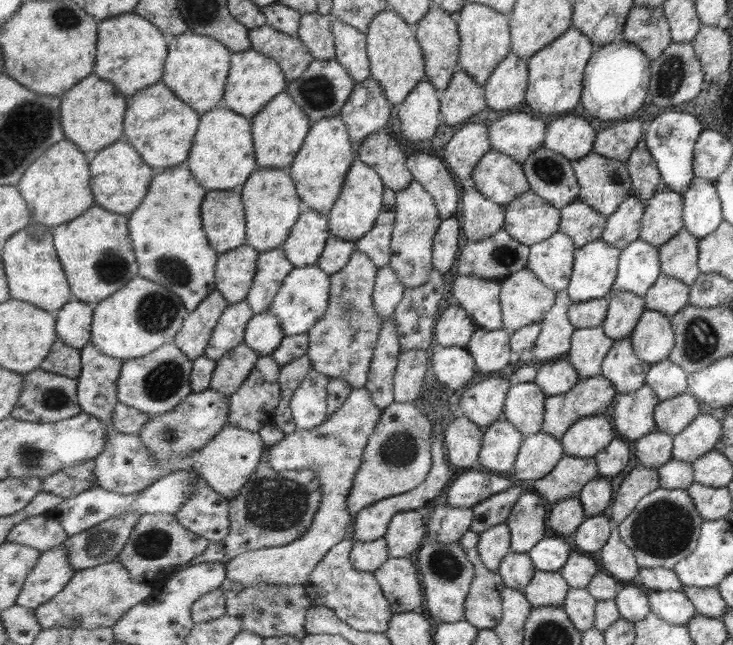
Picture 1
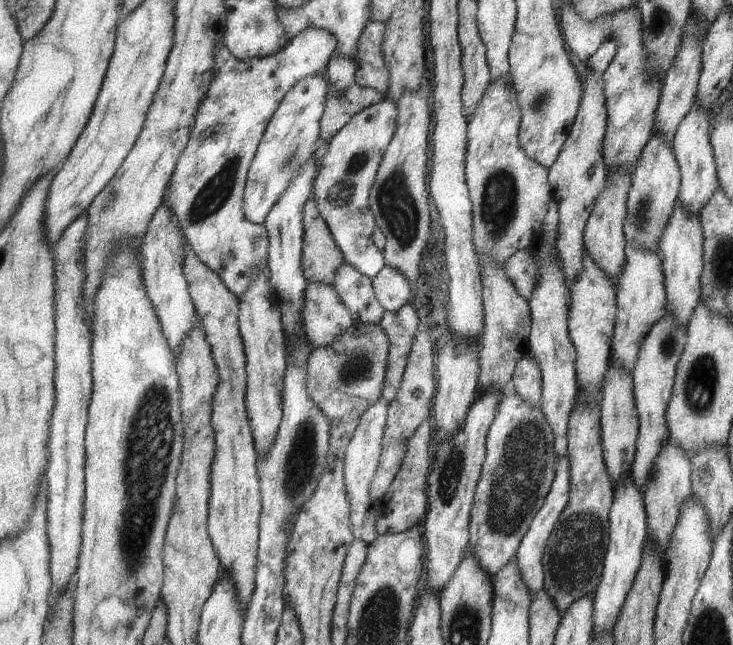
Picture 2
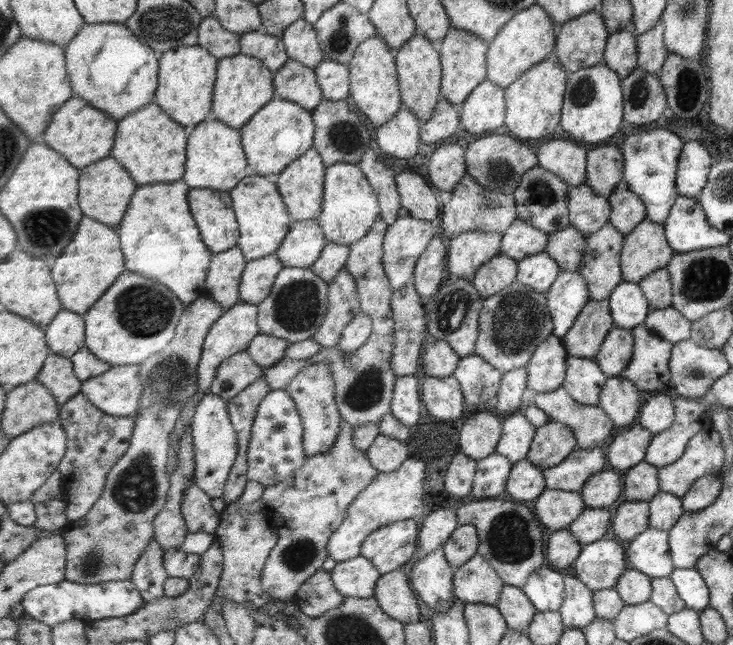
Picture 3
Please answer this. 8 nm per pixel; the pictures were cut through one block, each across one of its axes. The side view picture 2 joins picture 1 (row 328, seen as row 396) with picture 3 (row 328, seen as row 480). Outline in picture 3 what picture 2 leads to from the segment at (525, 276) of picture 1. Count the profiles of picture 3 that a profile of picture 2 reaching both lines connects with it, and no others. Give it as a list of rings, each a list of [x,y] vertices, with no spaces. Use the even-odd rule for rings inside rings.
[[[515,281],[497,294],[484,299],[476,353],[504,373],[530,364],[538,346],[554,334],[554,319],[548,297],[522,282]]]

